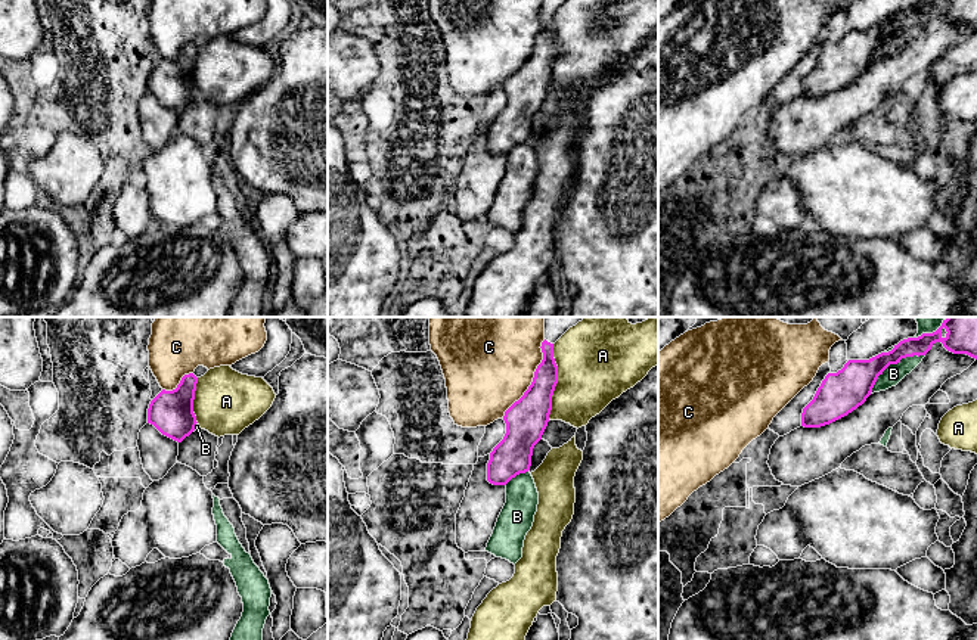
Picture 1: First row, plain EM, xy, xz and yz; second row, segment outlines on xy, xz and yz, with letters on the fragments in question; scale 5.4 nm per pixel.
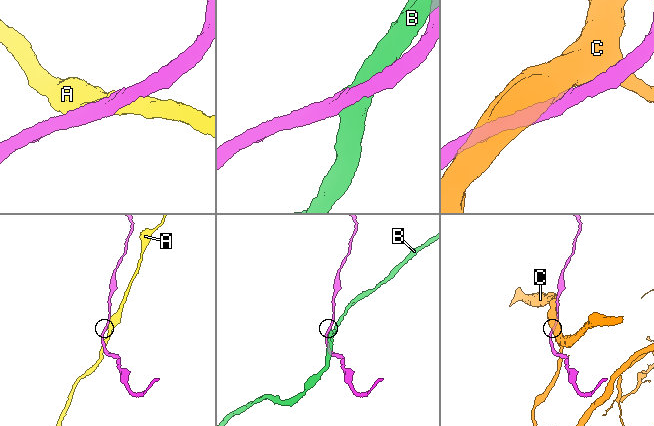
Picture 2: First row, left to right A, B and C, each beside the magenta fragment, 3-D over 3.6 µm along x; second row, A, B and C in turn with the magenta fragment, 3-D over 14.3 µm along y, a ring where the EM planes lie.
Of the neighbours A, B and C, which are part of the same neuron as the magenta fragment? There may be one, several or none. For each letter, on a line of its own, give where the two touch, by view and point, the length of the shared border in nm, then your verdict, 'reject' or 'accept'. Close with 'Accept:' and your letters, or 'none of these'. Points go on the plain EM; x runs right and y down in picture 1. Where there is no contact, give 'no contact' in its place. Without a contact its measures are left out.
A: xz (557, 52) | 420 nm | reject
B: yz (893, 33) | 360 nm | reject
C: xz (533, 49) | 500 nm | reject
Accept: none of these

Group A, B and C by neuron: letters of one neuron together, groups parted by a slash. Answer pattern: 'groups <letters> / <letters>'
groups A / B / C

